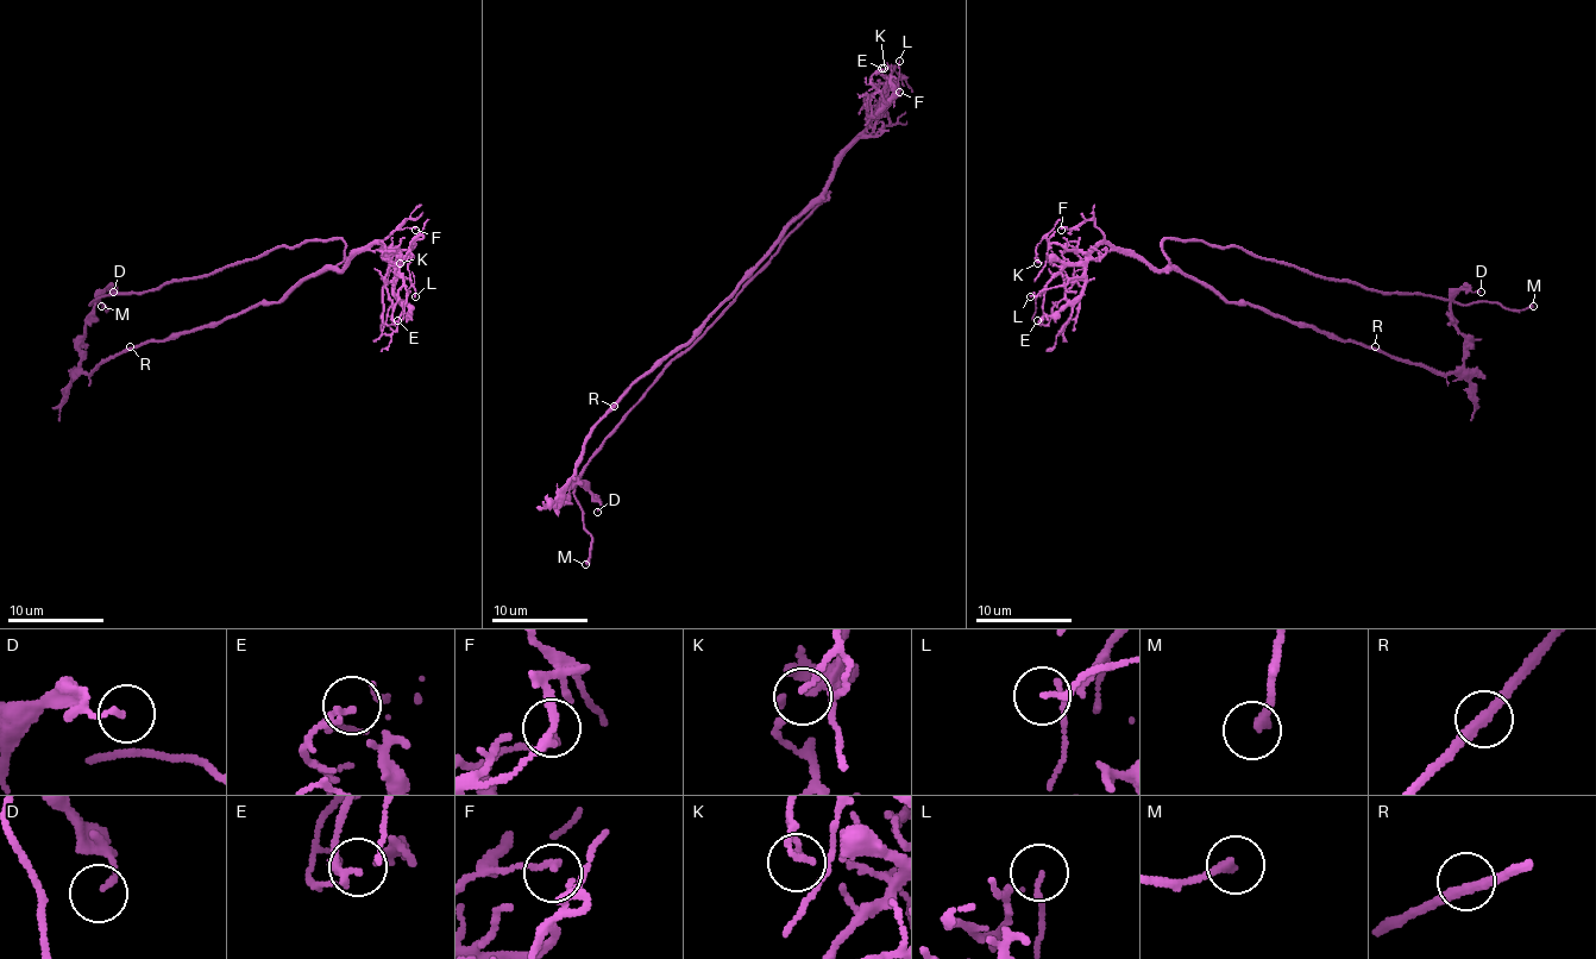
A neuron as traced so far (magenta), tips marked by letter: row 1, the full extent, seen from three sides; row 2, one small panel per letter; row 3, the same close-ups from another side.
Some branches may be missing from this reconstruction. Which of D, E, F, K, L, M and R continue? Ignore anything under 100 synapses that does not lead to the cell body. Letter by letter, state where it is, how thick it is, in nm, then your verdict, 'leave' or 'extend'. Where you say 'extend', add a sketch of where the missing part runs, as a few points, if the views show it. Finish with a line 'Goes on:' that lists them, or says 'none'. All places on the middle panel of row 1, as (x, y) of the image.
D: (597, 512) | 130 nm | leave
E: (881, 68) | 150 nm | leave
F: (899, 92) | 110 nm | leave
K: (884, 68) | 140 nm | leave
L: (899, 61) | 100 nm | leave
M: (585, 564) | 240 nm | extend | (585, 564), (576, 578), (559, 583), (559, 590)
R: (614, 406) | 260 nm | leave
Goes on: M

